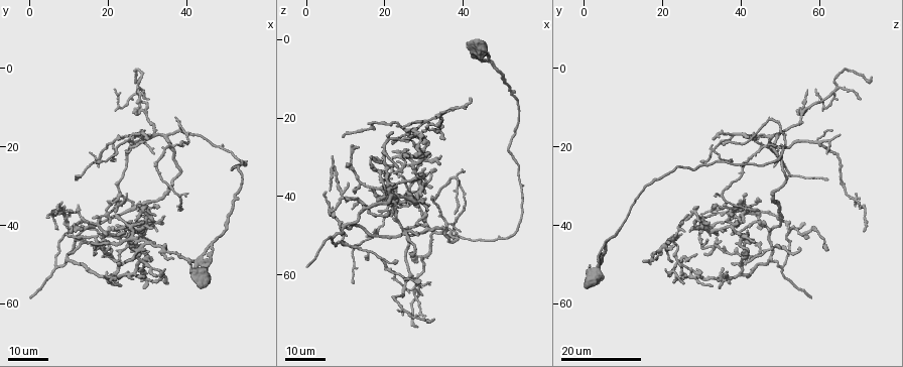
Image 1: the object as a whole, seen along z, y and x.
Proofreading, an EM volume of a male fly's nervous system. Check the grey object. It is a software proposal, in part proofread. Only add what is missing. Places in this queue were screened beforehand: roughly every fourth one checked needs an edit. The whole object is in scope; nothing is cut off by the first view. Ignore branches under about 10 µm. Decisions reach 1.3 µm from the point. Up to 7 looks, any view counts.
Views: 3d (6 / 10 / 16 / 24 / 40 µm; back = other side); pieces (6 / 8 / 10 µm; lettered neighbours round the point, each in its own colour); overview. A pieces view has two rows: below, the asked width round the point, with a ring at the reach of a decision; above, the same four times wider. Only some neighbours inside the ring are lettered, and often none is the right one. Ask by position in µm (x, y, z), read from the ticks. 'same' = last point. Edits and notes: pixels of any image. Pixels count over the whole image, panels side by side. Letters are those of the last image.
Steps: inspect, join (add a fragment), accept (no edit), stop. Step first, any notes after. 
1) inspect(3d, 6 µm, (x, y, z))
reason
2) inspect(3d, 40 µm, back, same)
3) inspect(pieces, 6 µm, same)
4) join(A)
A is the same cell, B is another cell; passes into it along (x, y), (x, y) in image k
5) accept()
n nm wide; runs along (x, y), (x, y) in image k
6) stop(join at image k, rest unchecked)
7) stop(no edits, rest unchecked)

inspect(3d, 16 µm, (5.0, 37.5, 39.0))
branch stops here

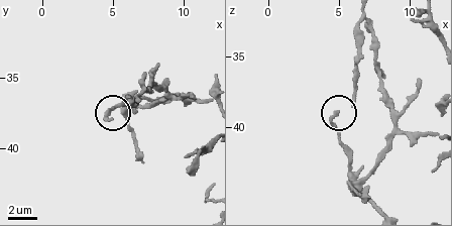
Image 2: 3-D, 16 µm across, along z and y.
inspect(pieces, 8 µm, (5.0, 38.0, 39.0))

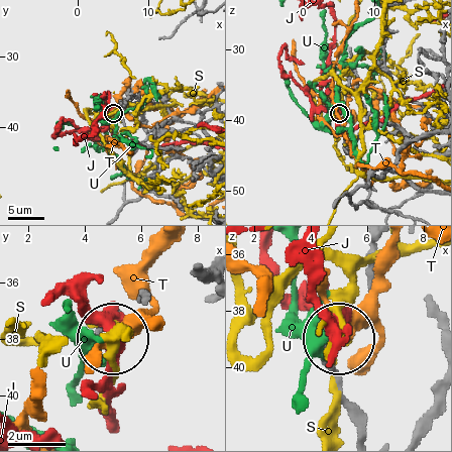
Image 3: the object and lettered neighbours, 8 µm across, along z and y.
accept()
230 nm wide; J, S, T and U are other cells; none of them fits

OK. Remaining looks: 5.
inspect(3d, 24 µm, (31.5, 22.0, 62.0))
free end

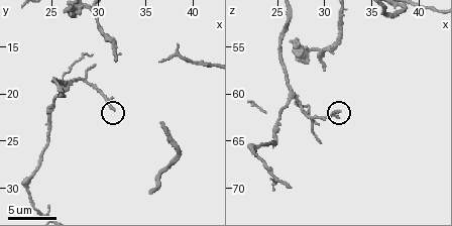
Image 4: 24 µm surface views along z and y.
inspect(pieces, 8 µm, (31.4, 21.8, 62.0))

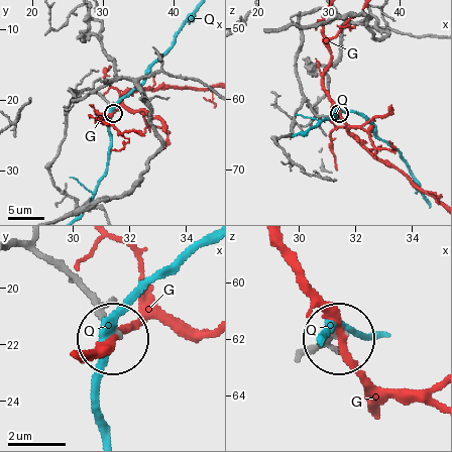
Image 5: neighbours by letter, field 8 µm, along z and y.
accept()
200 nm wide; G and Q are other cells; runs along (302, 34), (297, 55), (301, 93), (317, 114), (339, 112) in image 5; no lettered fragment goes on from it

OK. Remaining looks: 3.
inspect(3d, 16 µm, (11.5, 28.5, 62.0))
stops while still wide

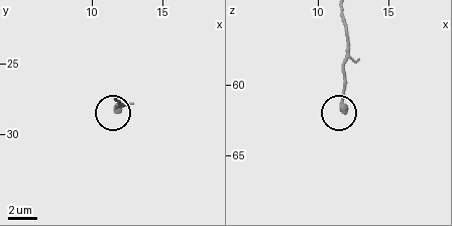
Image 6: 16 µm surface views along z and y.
inspect(pieces, 10 µm, (12.0, 28.4, 61.8))

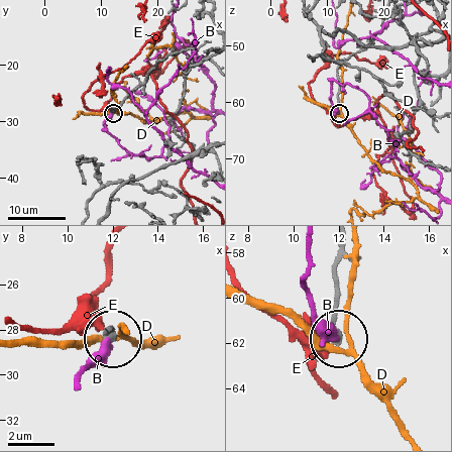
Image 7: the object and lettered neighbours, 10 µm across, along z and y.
accept()
B, D and E are other cells; runs along (342, 246), (336, 337) in image 7; none of them fits

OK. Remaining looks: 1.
stop(no edits, rest unchecked)

